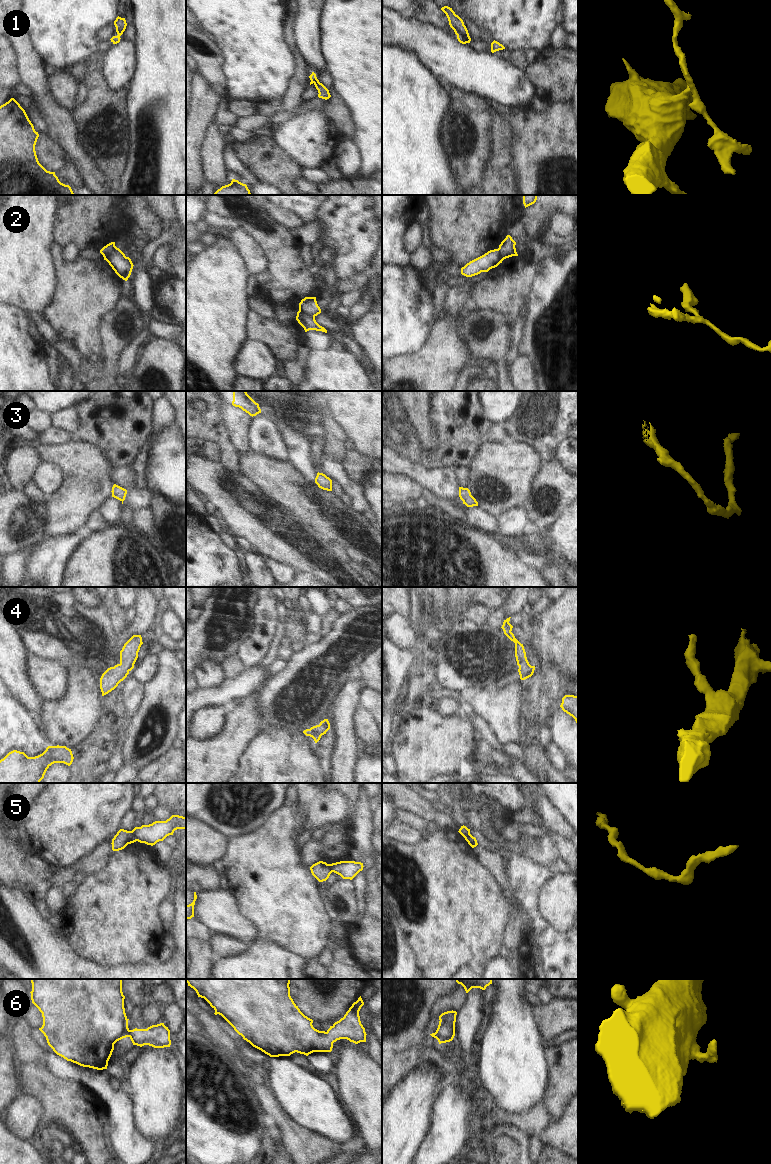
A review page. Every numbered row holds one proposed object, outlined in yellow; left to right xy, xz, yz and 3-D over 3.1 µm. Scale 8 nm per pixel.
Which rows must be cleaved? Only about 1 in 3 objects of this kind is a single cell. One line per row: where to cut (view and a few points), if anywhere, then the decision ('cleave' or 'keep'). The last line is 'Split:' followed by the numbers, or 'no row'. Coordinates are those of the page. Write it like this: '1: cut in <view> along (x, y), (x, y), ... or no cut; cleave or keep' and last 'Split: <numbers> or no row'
1: cut in yz along (457, 34), (469, 41); cleave
2: cut in xz along (299, 309), (309, 313), (314, 318); cleave
3: no cut; keep
4: no cut; keep
5: cut in xy along (131, 831), (137, 840); cleave
6: no cut; keep
Split: 1, 2, 5

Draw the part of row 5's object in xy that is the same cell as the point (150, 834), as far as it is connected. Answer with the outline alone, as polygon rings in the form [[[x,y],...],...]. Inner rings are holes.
[[[172,815],[166,821],[155,821],[149,825],[135,827],[132,833],[138,842],[153,846],[167,836],[173,835],[177,829],[186,829],[186,817]]]

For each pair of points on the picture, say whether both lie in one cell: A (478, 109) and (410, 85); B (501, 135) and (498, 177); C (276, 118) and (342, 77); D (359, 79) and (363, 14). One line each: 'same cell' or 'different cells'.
A: different cells
B: same cell
C: different cells
D: same cell

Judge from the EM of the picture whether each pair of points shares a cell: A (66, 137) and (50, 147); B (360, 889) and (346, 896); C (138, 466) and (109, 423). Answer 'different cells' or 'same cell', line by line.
A: different cells
B: different cells
C: different cells

